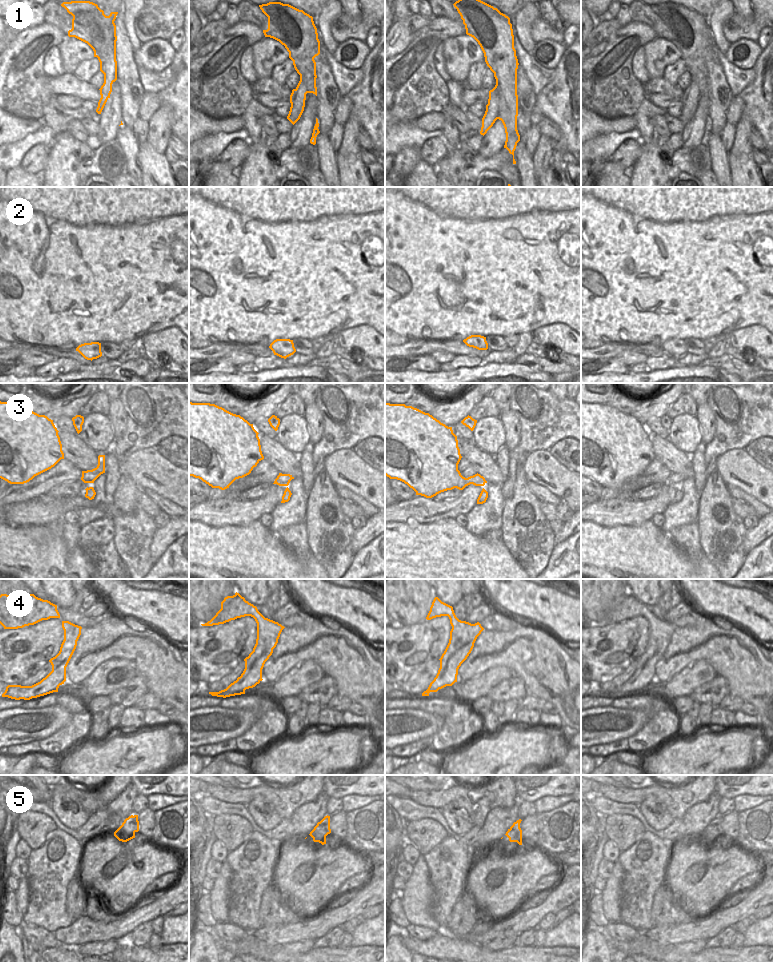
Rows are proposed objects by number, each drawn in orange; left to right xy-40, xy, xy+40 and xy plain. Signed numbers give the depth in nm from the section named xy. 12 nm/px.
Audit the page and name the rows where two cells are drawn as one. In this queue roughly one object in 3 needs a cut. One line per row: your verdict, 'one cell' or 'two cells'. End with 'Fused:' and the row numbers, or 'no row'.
1: two cells
2: one cell
3: one cell
4: one cell
5: two cells
Fused: 1, 5

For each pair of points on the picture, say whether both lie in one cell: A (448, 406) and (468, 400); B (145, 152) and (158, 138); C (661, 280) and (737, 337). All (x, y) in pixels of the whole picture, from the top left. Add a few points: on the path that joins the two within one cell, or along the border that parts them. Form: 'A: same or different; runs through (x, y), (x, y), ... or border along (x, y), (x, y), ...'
A: same; runs through (453, 406), (461, 406), (463, 404)
B: different; border along (145, 141), (157, 151), (164, 153)
C: different; border along (753, 324), (747, 327), (739, 327), (727, 335)

